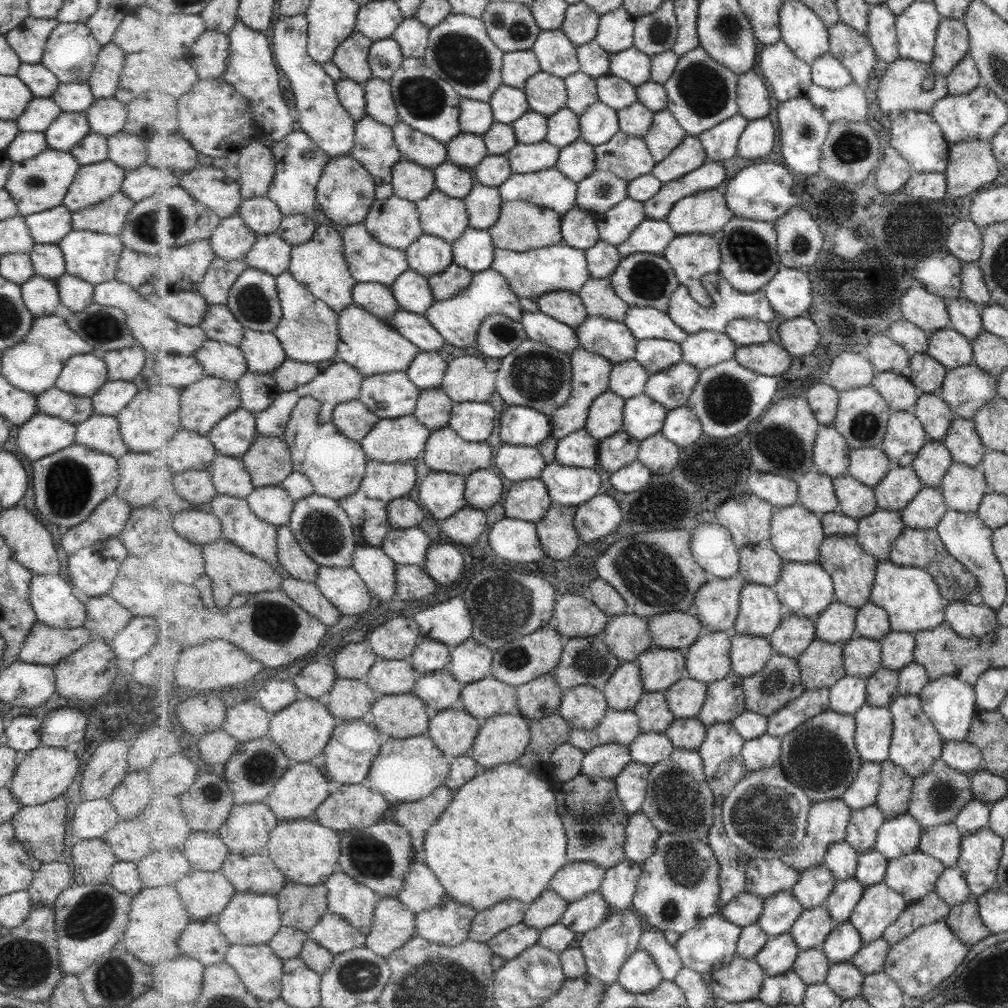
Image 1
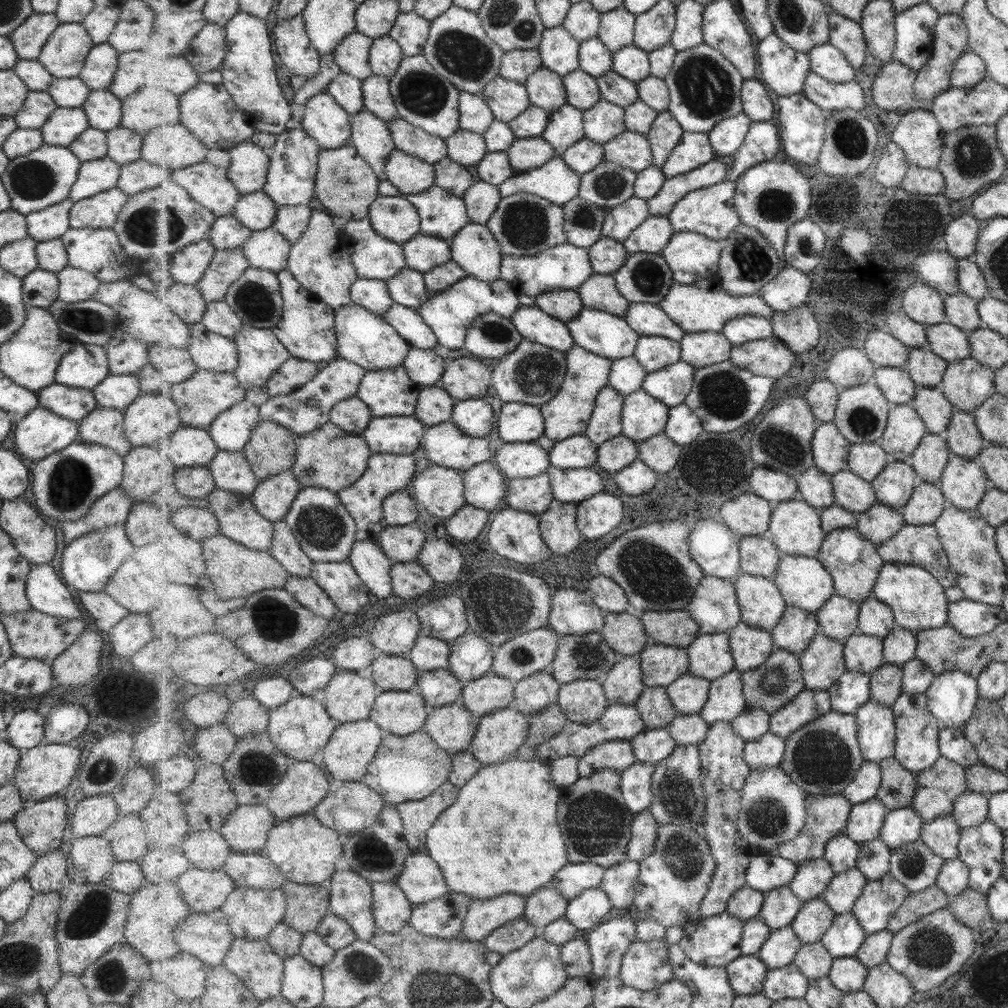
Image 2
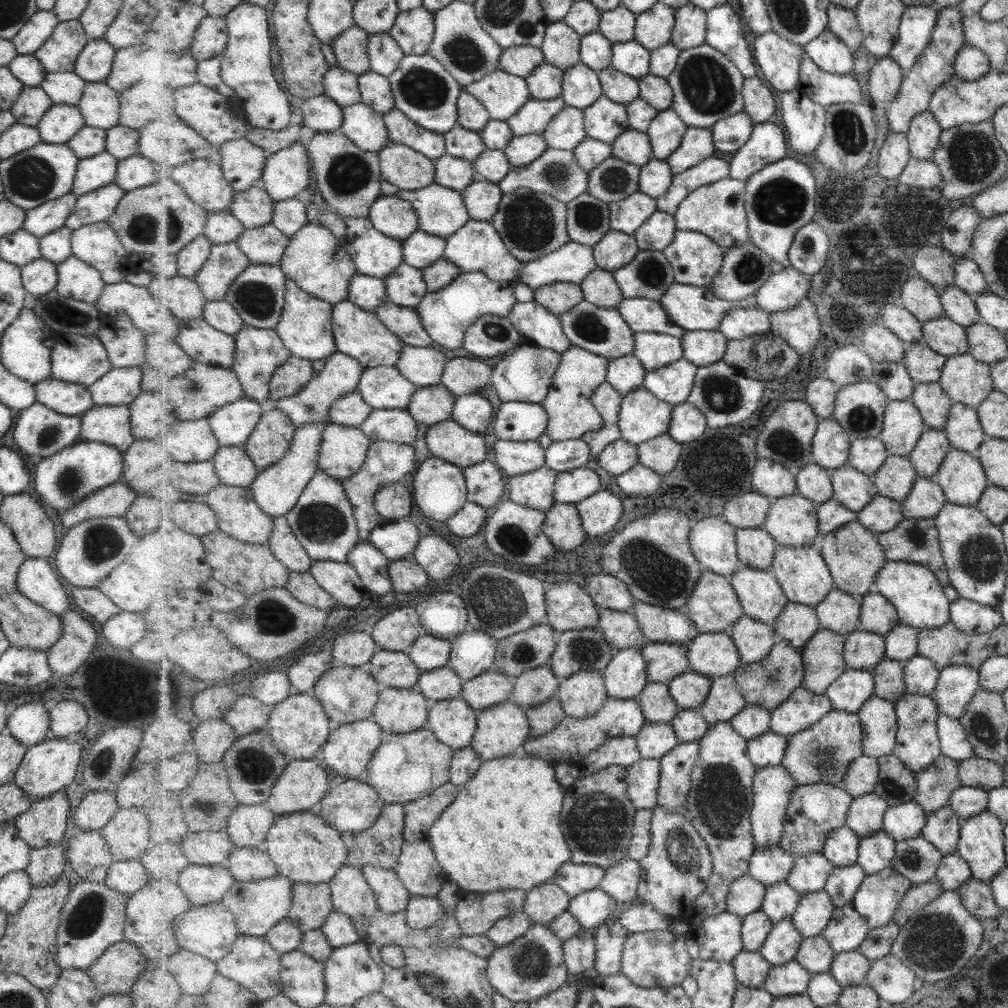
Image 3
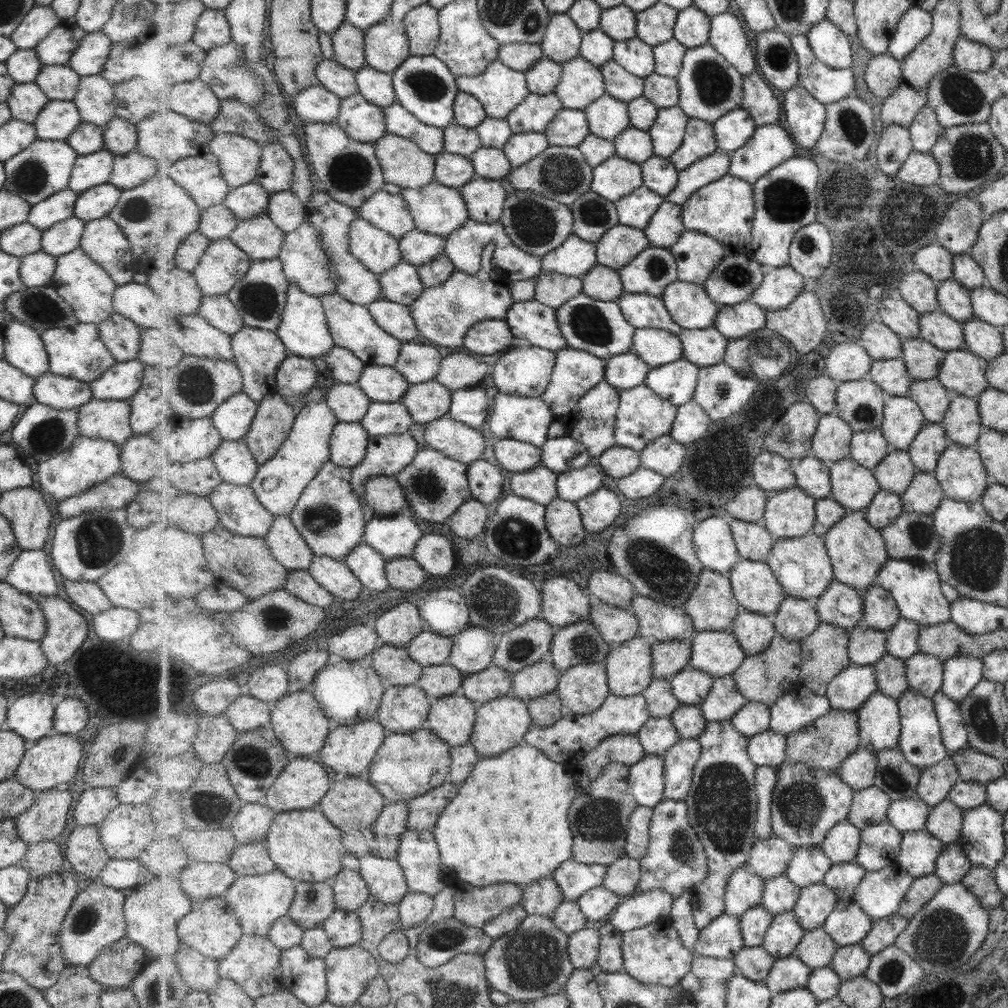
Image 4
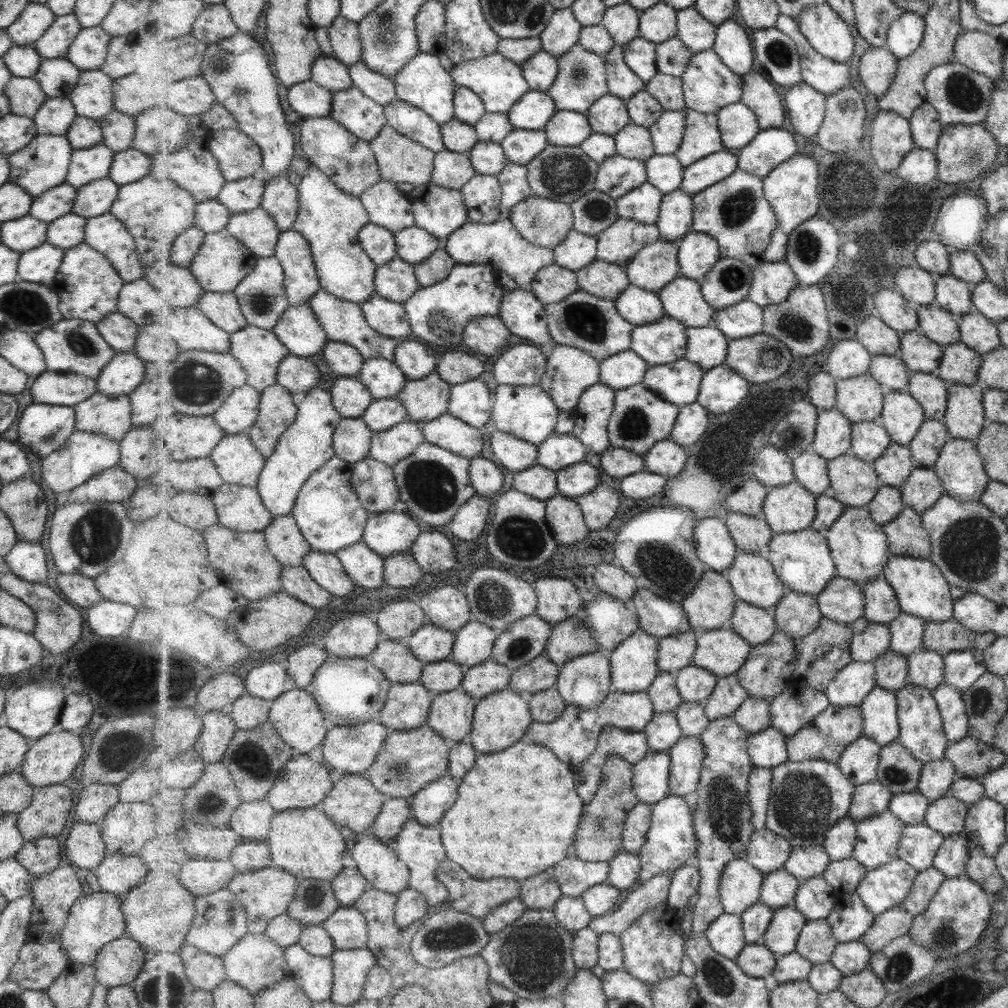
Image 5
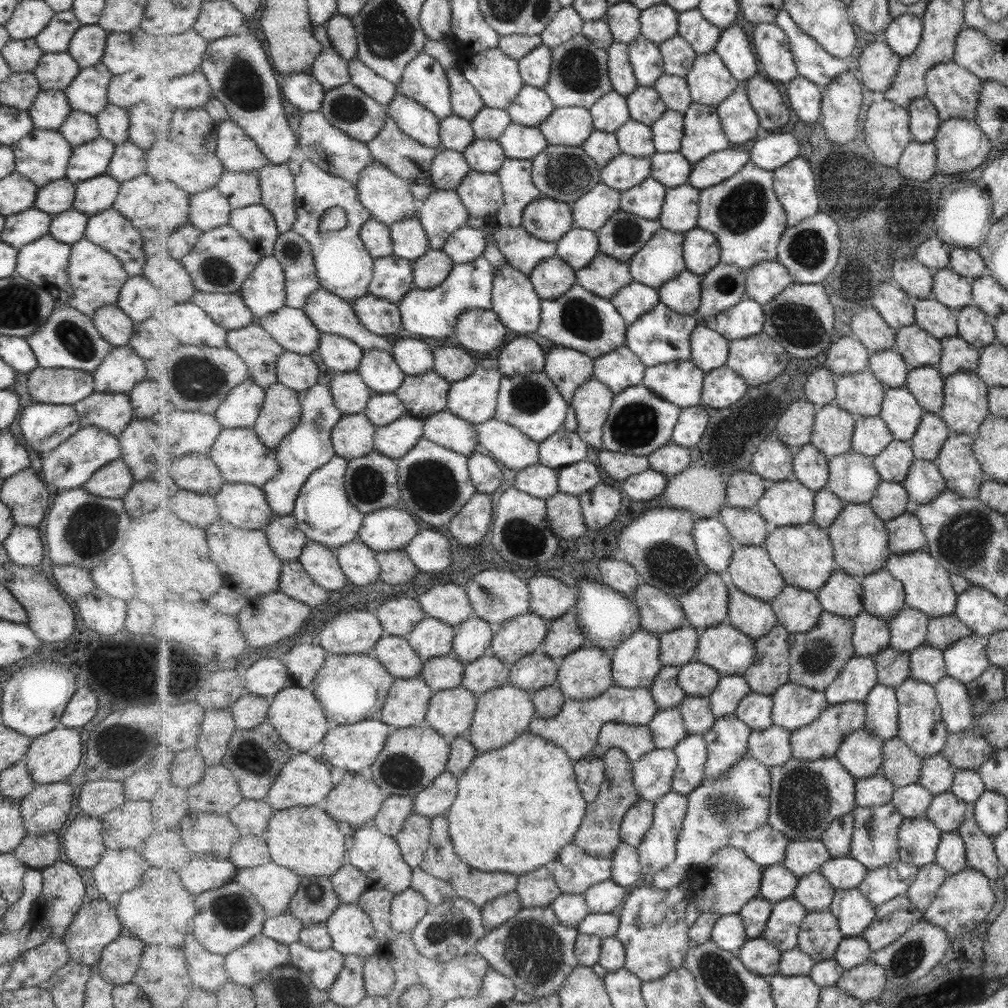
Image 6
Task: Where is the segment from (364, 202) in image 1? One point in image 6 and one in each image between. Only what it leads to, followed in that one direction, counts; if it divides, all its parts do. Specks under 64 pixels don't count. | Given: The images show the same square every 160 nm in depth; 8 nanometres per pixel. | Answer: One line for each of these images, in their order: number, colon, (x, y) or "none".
2: (347, 185)
3: (349, 178)
4: (349, 170)
5: (350, 161)
6: (336, 152)

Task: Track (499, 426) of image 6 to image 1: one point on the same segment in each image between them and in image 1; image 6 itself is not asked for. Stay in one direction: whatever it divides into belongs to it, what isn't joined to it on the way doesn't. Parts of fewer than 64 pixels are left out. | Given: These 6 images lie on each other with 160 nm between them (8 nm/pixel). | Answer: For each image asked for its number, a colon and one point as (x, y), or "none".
1: (517, 463)
2: (521, 460)
3: (517, 458)
4: (517, 456)
5: (514, 453)

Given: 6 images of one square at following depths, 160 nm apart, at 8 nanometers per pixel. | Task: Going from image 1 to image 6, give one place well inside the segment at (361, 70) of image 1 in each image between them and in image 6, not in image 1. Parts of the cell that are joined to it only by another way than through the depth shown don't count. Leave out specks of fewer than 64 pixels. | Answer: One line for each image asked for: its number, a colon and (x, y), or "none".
2: (353, 55)
3: (351, 49)
4: (349, 41)
5: (345, 36)
6: (342, 34)

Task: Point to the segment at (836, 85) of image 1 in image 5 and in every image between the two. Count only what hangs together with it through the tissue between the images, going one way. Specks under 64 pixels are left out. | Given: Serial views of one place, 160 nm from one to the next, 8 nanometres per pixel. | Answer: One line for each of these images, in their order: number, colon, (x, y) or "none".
2: (828, 61)
3: (828, 51)
4: (833, 47)
5: (831, 35)

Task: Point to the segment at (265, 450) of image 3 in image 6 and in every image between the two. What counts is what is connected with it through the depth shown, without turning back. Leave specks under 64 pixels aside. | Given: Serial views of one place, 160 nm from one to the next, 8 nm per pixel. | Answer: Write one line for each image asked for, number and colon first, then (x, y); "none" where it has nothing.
4: (276, 416)
5: (278, 412)
6: (281, 413)

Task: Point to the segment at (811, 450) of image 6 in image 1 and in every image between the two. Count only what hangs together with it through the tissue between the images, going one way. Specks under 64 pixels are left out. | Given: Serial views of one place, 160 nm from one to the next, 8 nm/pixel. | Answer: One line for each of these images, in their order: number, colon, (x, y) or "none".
1: (817, 491)
2: (816, 487)
3: (815, 482)
4: (813, 475)
5: (811, 469)

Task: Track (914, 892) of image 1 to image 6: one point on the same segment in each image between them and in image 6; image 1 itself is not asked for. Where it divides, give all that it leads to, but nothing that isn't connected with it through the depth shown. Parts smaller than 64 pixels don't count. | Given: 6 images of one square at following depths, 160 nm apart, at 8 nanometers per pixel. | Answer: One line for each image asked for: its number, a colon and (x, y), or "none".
2: (915, 864)
3: (916, 858)
4: (920, 851)
5: (919, 844)
6: (920, 839)

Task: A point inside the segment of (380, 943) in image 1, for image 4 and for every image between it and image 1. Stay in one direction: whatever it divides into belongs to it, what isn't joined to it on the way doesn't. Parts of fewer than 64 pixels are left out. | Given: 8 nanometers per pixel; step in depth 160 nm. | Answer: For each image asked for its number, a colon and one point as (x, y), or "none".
2: (393, 910)
3: (393, 896)
4: (385, 877)

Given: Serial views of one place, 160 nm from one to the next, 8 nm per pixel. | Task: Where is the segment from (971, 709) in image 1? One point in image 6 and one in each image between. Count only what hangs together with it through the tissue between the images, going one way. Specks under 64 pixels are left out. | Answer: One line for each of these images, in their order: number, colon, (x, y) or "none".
2: (953, 695)
3: (958, 683)
4: (961, 674)
5: (963, 668)
6: (966, 659)

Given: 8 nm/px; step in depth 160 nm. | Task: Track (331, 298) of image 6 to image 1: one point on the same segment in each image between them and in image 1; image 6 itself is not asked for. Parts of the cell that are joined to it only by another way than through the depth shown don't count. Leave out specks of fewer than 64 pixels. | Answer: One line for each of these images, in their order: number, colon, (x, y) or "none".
1: (374, 347)
2: (364, 337)
3: (360, 333)
4: (352, 325)
5: (344, 321)

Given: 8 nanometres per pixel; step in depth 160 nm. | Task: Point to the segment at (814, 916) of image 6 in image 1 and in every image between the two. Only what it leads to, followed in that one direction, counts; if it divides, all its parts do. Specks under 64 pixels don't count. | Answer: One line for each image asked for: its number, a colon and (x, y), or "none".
1: (812, 965)
2: (815, 960)
3: (816, 954)
4: (817, 948)
5: (817, 943)

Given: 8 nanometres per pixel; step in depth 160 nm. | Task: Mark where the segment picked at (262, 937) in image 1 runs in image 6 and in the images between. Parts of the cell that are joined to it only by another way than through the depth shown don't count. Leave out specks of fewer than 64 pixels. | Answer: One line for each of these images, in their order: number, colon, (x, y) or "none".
2: (253, 914)
3: (258, 906)
4: (259, 900)
5: (266, 893)
6: (274, 886)

